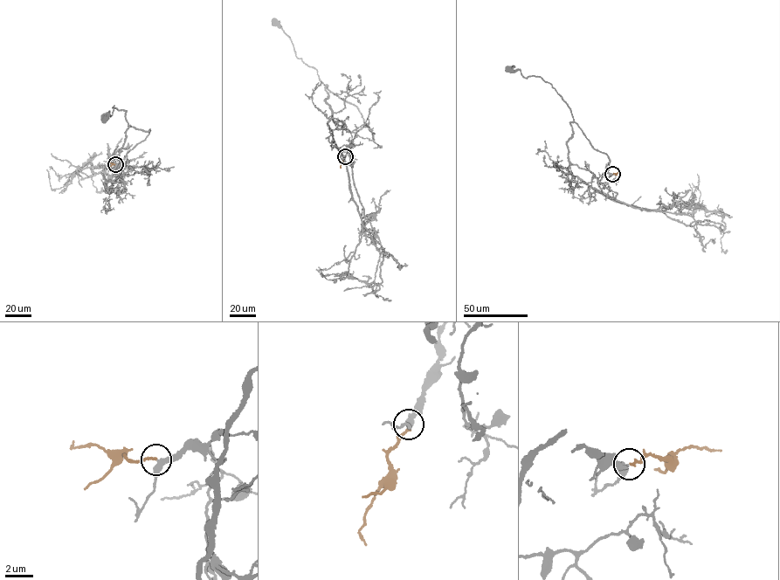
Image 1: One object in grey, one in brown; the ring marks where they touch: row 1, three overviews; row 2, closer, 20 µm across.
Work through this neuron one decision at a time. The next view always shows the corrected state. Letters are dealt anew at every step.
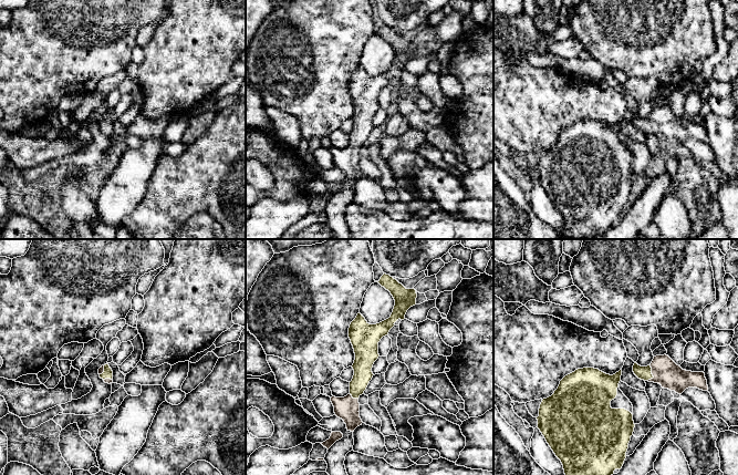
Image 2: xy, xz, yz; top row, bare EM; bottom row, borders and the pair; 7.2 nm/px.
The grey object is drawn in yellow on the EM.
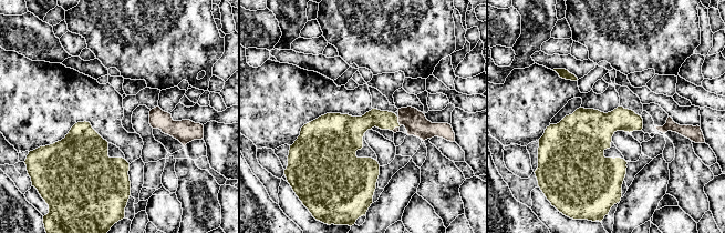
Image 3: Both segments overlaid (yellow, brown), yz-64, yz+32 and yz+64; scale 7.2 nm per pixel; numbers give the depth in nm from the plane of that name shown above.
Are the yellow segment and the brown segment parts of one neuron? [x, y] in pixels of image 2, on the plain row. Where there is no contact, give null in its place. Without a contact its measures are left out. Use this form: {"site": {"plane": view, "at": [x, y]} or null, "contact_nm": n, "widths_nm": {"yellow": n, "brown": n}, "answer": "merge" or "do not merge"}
{"site": {"plane": "yz", "at": [652, 126]}, "contact_nm": 110, "widths_nm": {"yellow": 100, "brown": 190}, "answer": "merge"}

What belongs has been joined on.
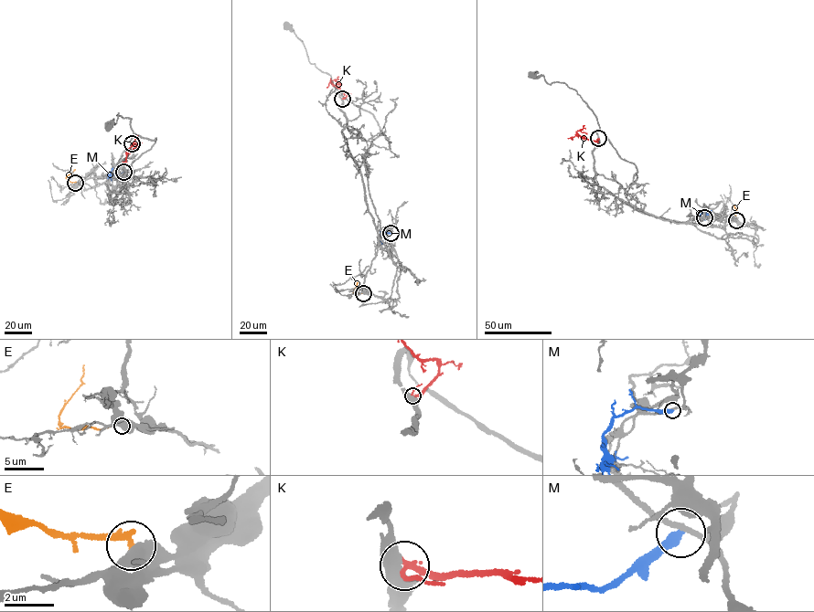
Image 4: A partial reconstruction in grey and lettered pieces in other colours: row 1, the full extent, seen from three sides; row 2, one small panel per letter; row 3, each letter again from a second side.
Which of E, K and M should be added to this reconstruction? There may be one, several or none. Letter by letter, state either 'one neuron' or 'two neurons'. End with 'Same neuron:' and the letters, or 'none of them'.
E: two neurons
K: two neurons
M: two neurons
Same neuron: none of them

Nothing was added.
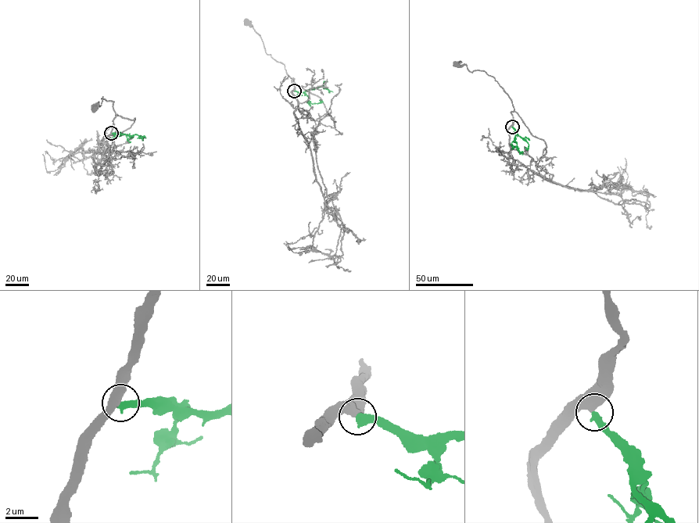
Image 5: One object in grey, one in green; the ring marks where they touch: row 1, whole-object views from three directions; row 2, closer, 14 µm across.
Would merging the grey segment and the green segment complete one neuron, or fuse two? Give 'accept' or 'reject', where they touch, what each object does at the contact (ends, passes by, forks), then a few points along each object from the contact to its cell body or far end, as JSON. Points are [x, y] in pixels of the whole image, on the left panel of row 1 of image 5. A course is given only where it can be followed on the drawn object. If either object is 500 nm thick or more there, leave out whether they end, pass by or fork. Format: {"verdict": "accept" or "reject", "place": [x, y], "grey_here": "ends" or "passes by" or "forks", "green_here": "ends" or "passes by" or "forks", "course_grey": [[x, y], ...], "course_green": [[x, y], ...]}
{"verdict": "reject", "place": [111, 133], "grey_here": "passes by", "green_here": "ends", "course_grey": [[111, 133], [116, 115], [114, 102], [102, 98], [102, 97], [101, 105], [98, 102], [97, 108], [94, 109]], "course_green": [[111, 133], [137, 134], [145, 137]]}

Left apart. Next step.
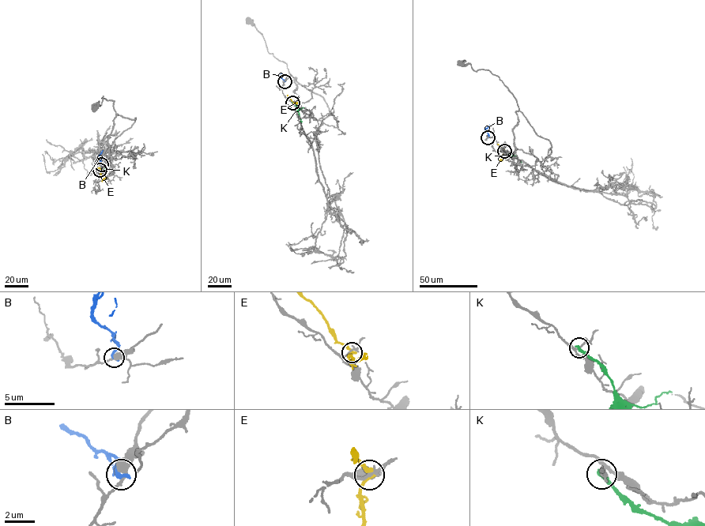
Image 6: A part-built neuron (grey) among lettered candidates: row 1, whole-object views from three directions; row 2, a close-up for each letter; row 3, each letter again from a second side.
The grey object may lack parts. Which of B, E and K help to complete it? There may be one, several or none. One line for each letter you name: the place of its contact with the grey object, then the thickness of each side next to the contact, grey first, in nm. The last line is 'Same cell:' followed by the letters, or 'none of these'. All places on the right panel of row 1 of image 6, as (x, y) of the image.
Same cell: none of these

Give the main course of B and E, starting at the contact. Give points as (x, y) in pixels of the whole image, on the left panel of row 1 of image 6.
B: (101, 164), (99, 157), (103, 150)
E: (100, 170), (100, 174), (103, 178), (101, 181)

